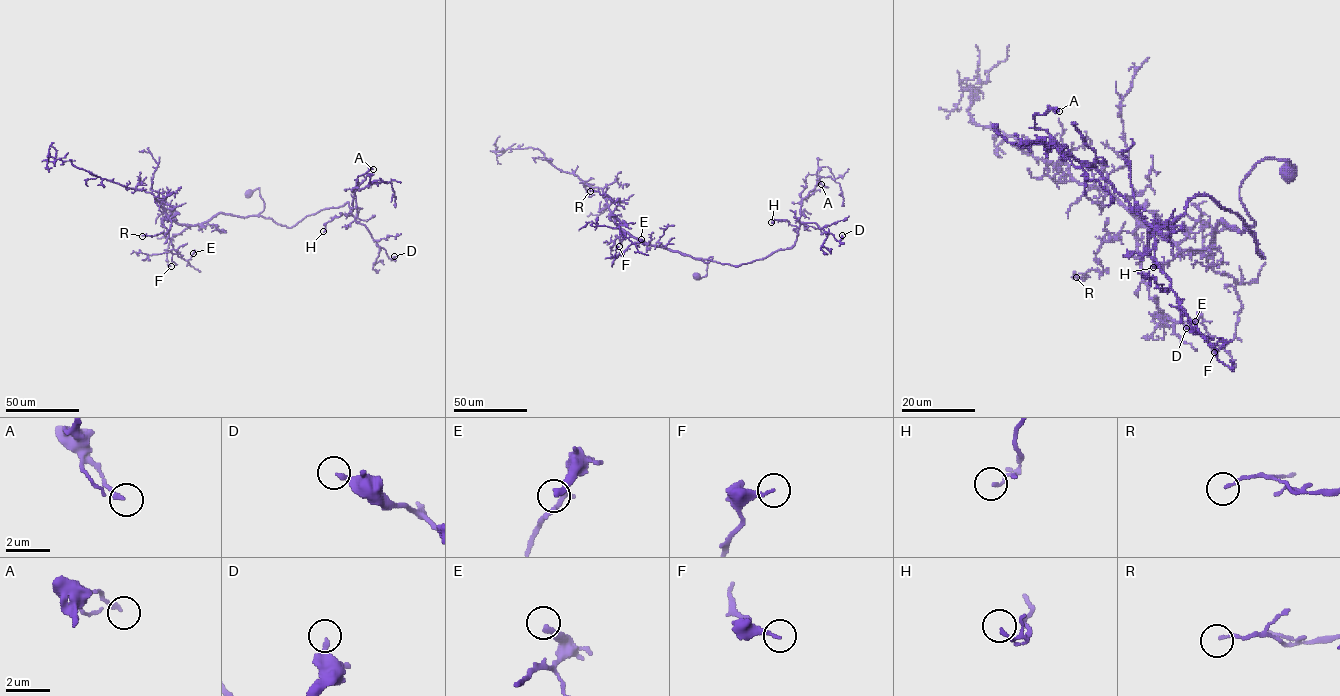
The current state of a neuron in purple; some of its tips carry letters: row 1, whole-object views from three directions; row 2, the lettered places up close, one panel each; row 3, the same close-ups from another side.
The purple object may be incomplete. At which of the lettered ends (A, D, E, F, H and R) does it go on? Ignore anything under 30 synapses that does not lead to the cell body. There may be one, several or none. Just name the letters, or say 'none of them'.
none of them

